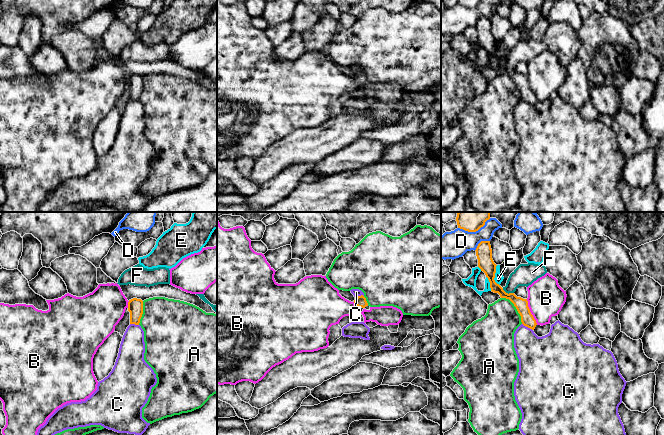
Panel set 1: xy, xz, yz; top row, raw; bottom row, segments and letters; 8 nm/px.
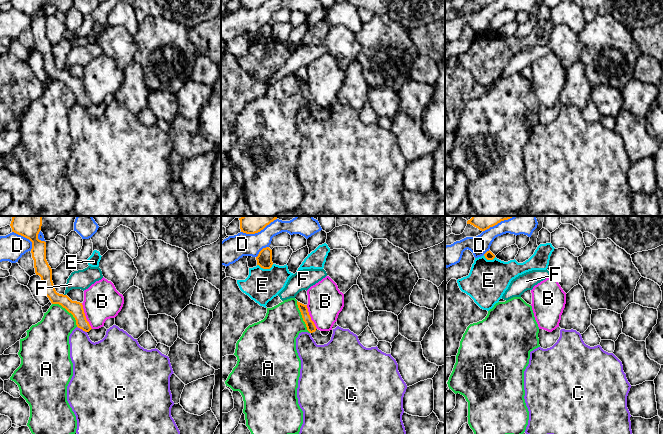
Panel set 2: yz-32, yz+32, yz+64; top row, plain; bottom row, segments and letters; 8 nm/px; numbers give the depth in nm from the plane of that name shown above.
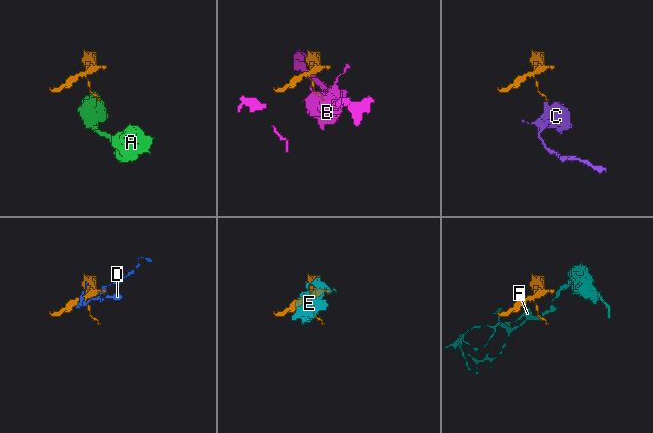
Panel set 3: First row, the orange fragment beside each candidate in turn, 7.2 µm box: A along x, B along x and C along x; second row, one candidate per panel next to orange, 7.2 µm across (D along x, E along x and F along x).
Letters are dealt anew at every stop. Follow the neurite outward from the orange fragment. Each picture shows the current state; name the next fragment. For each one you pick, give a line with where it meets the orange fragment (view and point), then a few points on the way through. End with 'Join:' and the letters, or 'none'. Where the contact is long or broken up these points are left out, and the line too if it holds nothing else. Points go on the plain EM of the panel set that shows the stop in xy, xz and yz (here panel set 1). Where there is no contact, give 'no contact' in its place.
Join: none

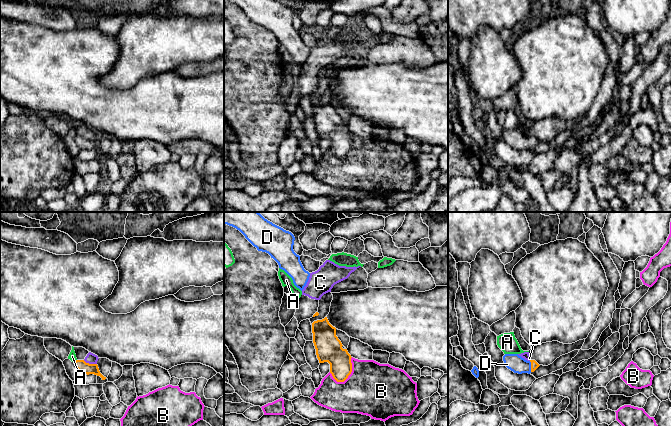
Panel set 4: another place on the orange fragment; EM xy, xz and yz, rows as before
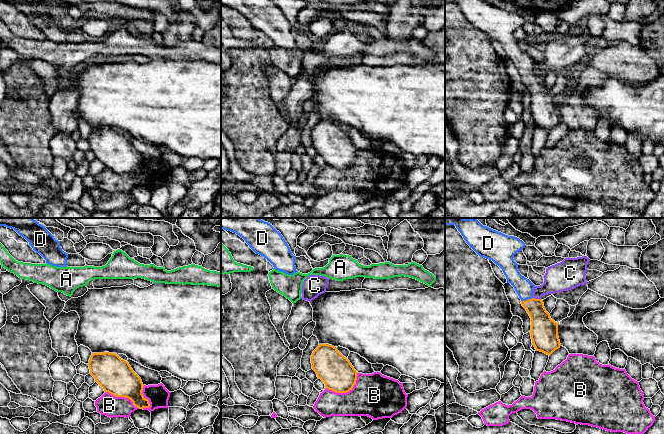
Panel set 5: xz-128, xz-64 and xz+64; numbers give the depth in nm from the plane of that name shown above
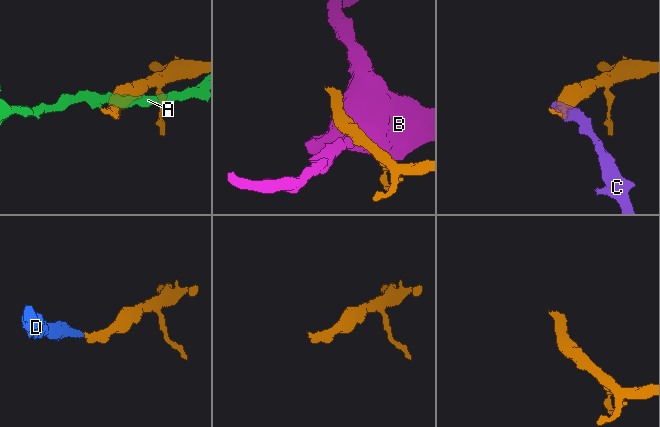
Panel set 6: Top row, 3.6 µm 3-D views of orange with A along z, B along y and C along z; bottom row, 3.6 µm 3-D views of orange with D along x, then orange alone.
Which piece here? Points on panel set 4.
D: yz (531, 142) | across yz (534, 141), (531, 142), (521, 142), (514, 138)
Join: D

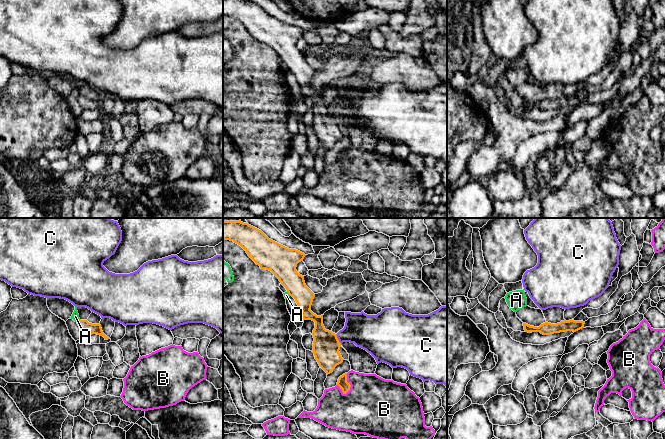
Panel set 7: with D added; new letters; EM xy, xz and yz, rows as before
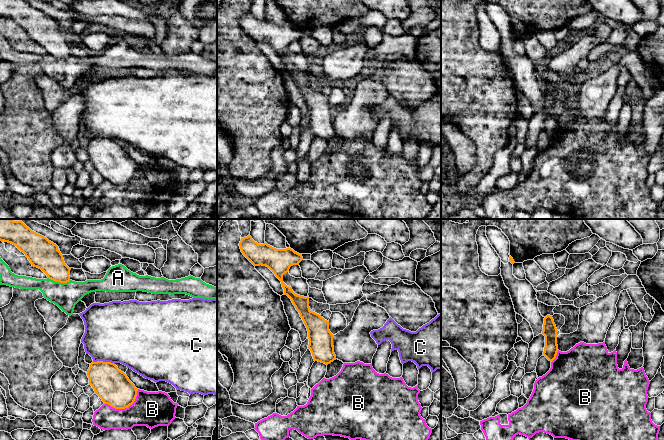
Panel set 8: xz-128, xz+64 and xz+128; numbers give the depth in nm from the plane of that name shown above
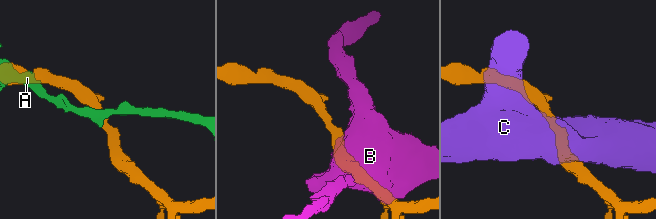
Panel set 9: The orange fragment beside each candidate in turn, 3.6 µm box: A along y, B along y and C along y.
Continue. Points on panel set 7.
Join: none

